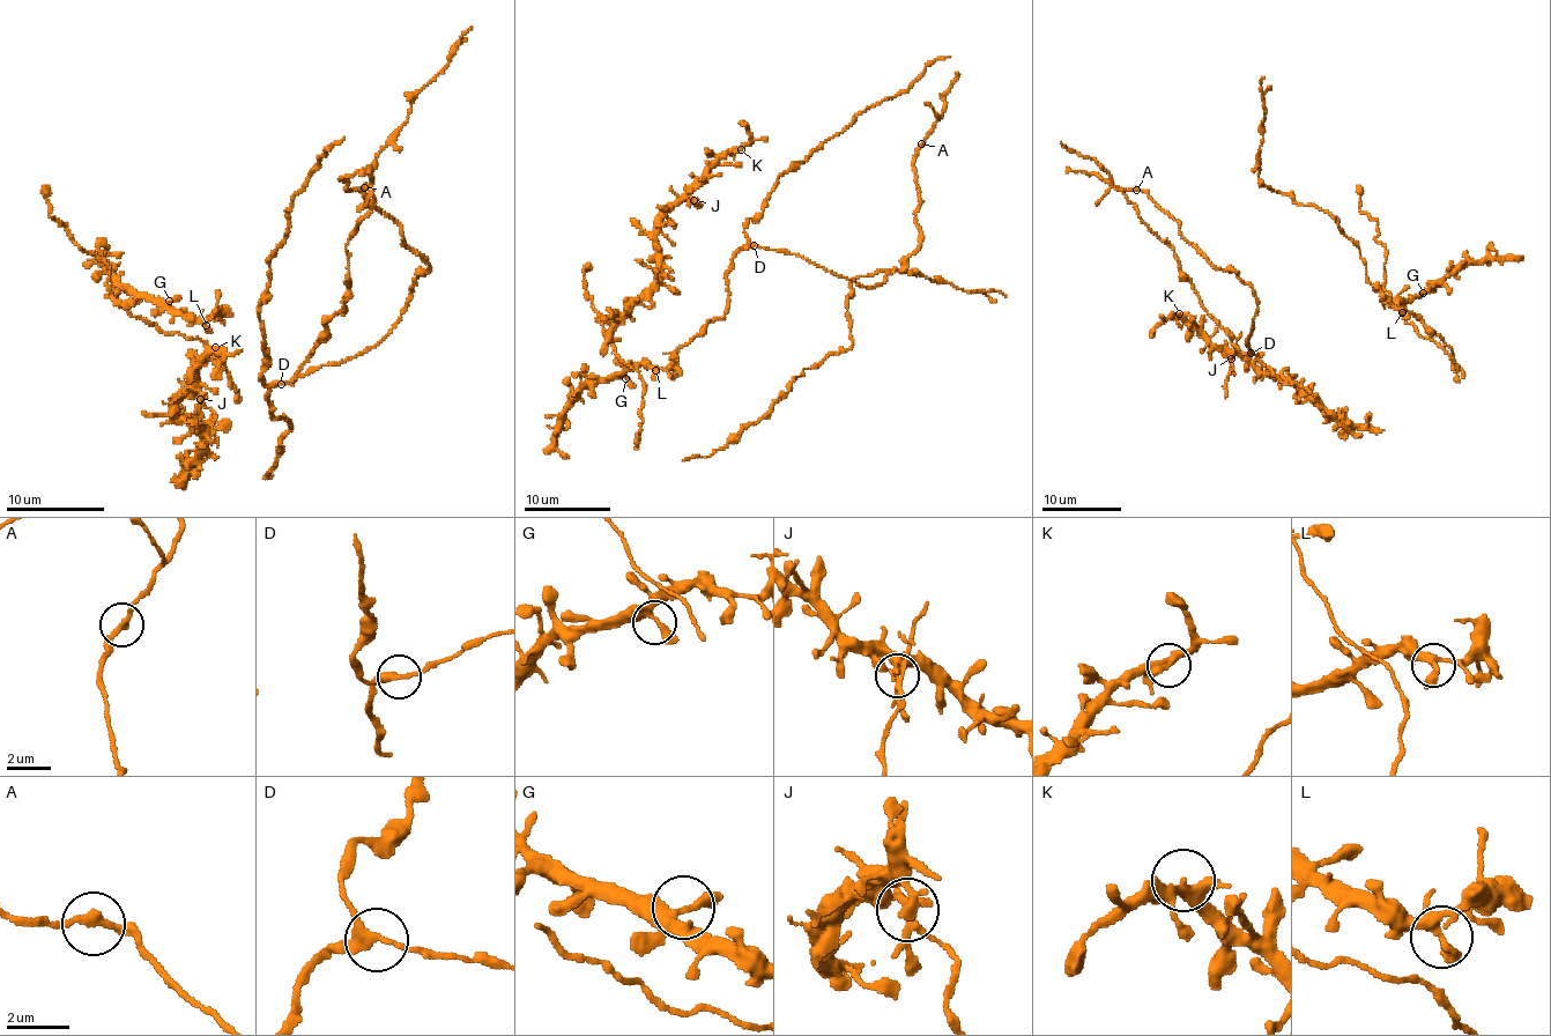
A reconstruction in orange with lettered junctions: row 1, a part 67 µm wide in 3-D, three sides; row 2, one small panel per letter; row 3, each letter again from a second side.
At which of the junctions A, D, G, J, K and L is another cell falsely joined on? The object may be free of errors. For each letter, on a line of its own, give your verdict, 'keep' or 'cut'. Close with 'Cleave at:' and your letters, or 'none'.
A: keep
D: keep
G: keep
J: cut
K: keep
L: keep
Cleave at: J

